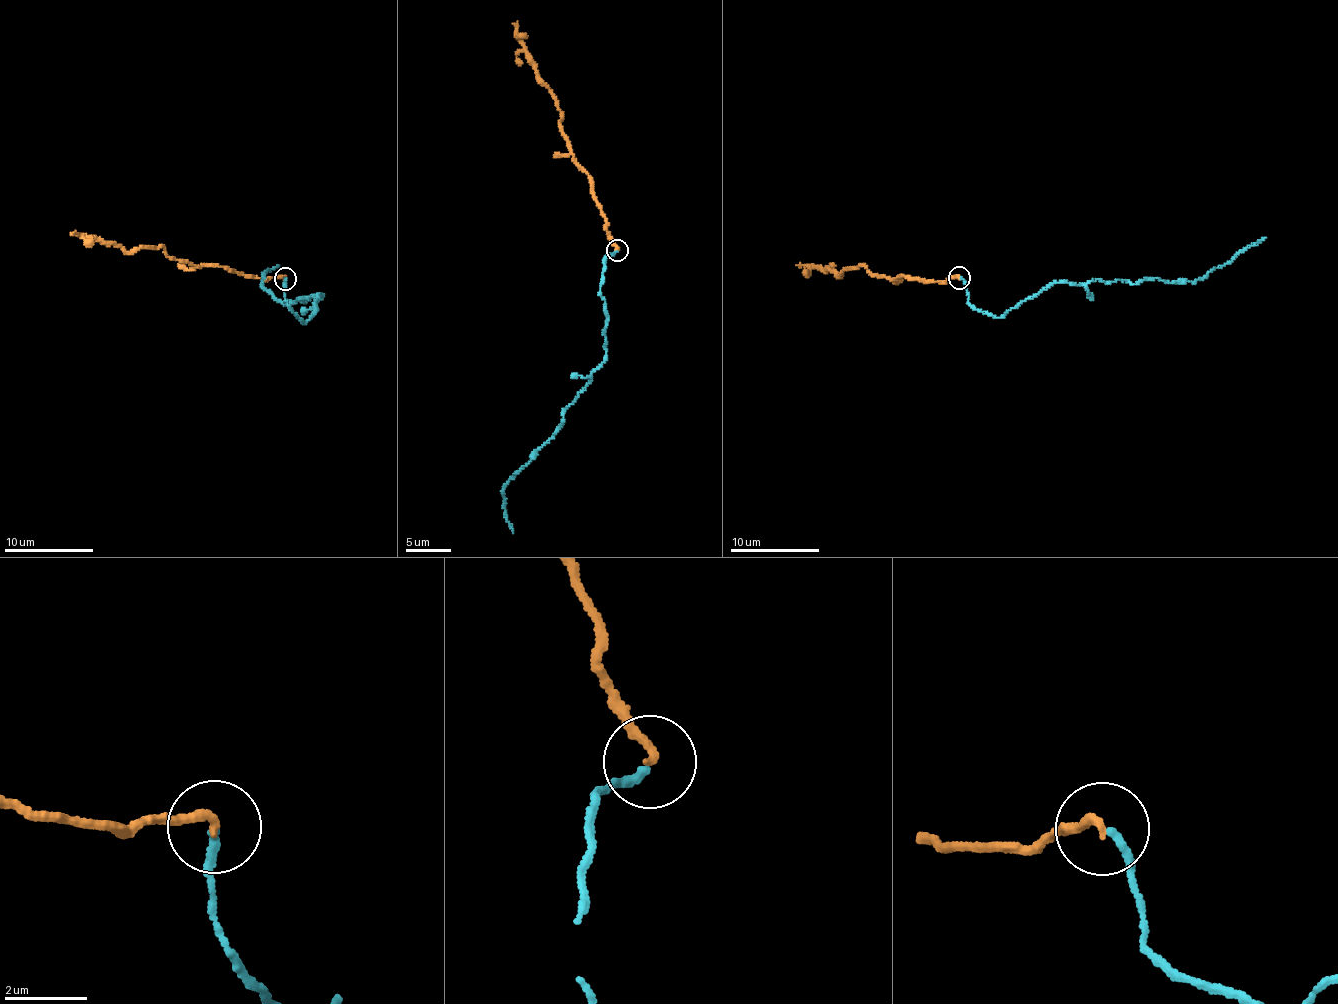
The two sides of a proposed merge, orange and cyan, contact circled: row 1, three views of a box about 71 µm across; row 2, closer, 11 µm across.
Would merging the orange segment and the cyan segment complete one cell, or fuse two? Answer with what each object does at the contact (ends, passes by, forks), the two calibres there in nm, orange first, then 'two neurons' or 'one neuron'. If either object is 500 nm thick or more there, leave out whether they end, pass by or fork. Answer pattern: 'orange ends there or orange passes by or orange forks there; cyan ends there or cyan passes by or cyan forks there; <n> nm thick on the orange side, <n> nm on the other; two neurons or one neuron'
orange ends there; cyan ends there; 200 nm thick on the orange side, 200 nm on the other; one neuron

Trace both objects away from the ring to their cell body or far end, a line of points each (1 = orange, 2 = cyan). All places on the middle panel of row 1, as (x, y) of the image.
1: (618, 249), (607, 229), (607, 218), (590, 175), (576, 161), (561, 126), (556, 96), (512, 23)
2: (618, 251), (603, 260), (600, 295), (608, 316), (606, 358), (502, 496), (513, 533)

